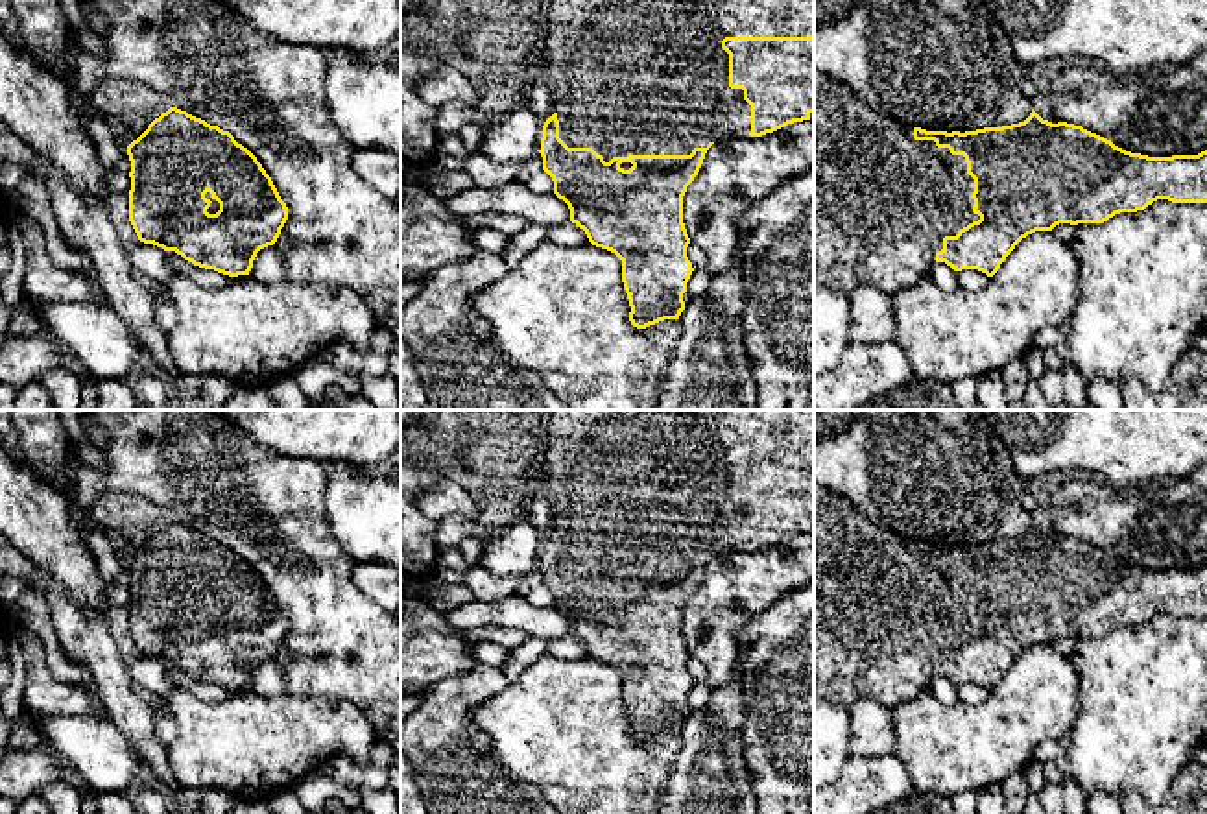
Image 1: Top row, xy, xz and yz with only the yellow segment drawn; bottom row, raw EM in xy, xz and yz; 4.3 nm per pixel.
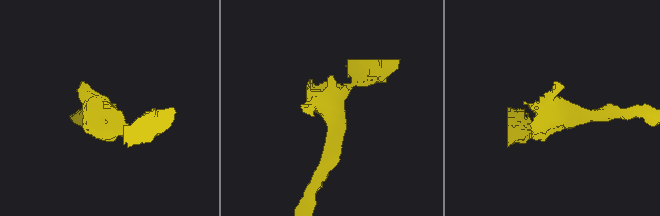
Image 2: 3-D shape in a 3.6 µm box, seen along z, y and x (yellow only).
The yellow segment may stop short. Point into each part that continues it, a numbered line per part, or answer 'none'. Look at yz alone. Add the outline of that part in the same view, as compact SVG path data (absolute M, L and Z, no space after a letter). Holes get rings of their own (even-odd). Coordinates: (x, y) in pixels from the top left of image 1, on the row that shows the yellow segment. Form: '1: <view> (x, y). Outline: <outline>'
1: yz (883, 202). Outline: M814 70L814 288L851 293L869 284L891 295L923 281L938 264L943 238L980 220L973 212L973 192L963 155L934 140L915 140L914 127L871 109L847 85Z

